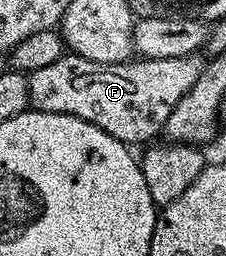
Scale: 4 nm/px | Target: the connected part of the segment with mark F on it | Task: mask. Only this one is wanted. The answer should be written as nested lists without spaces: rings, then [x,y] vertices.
[[[63,53],[52,65],[29,72],[30,107],[35,111],[75,115],[122,143],[146,145],[163,134],[172,109],[196,85],[204,66],[202,57],[195,53],[171,59],[138,57],[125,63],[97,63]]]

